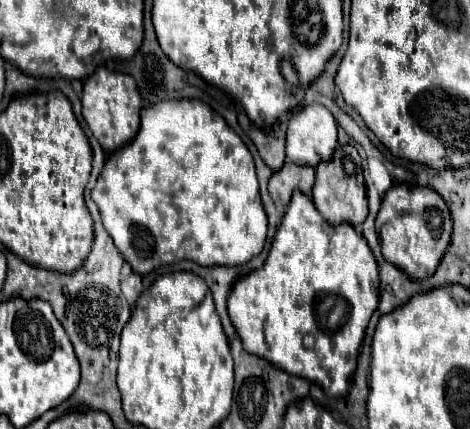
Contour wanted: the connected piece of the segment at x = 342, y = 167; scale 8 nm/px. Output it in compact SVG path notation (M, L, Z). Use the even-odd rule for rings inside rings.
M338 146L332 160L318 164L316 184L314 184L312 194L314 194L314 204L316 204L318 212L330 224L348 222L352 226L358 226L366 220L368 200L366 200L366 192L364 192L364 176L362 176L360 156L354 146Z

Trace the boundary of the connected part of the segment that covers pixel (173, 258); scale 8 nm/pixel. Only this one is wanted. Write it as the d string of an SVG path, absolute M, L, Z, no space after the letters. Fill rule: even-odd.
M186 98L186 100L162 100L162 102L142 110L142 126L140 126L138 136L128 146L124 146L124 148L110 154L110 158L106 160L106 164L104 164L100 176L98 176L98 182L96 182L94 190L92 190L92 200L100 208L104 228L110 234L110 238L114 240L118 252L132 266L132 270L136 274L142 274L142 276L146 276L154 268L174 264L178 260L192 260L192 262L202 264L202 266L238 266L238 264L246 264L248 260L252 260L254 256L258 256L262 252L264 242L266 242L268 220L266 220L266 212L264 212L264 206L262 206L262 200L260 200L258 180L256 180L256 170L254 170L254 160L252 160L250 150L246 148L246 144L238 138L238 134L226 124L226 120L218 112L214 112L208 104L204 104L200 100L192 100L192 98Z

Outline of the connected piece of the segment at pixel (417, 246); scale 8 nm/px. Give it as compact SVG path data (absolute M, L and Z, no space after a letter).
M394 184L384 194L376 228L384 258L412 280L424 280L436 272L446 254L452 236L452 218L446 202L432 188Z

